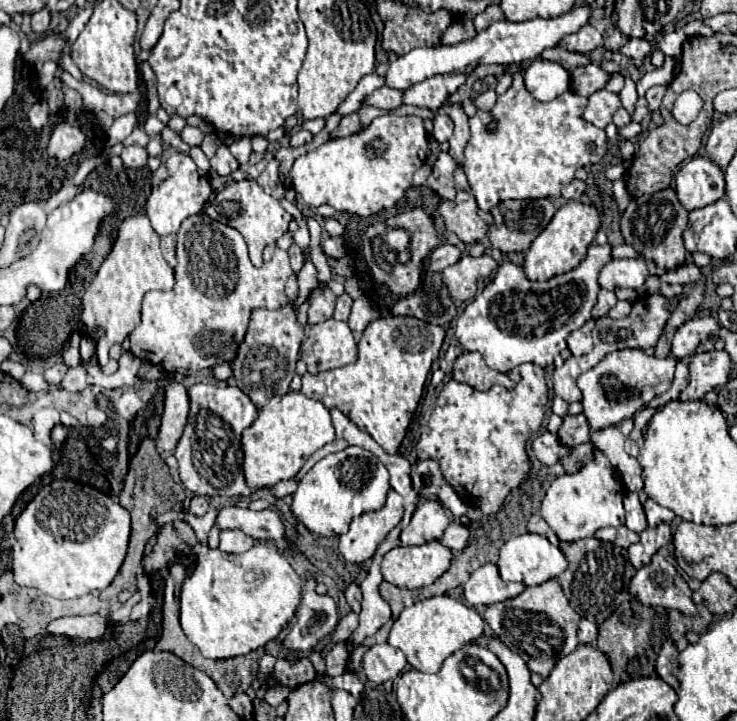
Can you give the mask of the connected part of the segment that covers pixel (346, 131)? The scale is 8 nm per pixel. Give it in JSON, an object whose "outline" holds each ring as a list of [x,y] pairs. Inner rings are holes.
{"outline":[[[350,113],[350,115],[342,117],[340,125],[330,133],[330,139],[340,139],[340,137],[348,137],[348,135],[358,133],[358,125],[360,125],[358,115],[356,113]]]}

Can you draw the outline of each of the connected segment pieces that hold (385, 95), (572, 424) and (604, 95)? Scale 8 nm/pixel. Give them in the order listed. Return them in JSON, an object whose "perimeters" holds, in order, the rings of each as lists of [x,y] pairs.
{"perimeters":[[[[380,87],[376,89],[374,93],[366,95],[364,99],[366,105],[372,105],[372,107],[380,107],[380,109],[396,109],[402,105],[402,91],[396,91],[392,87]]],[[[566,415],[564,423],[558,431],[558,437],[568,447],[590,441],[590,427],[588,427],[586,417],[584,415]]],[[[596,91],[594,95],[590,95],[588,107],[584,111],[584,119],[590,121],[592,125],[606,129],[606,125],[612,121],[612,115],[622,107],[620,103],[620,95],[612,93],[612,91]]]]}

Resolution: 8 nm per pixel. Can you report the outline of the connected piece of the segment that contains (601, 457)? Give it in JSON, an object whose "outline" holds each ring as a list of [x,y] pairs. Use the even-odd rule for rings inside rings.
{"outline":[[[596,451],[592,463],[584,465],[574,475],[558,477],[550,485],[540,507],[540,515],[552,527],[560,541],[578,541],[584,537],[592,537],[602,527],[620,527],[624,523],[624,495],[626,487],[610,465],[608,457],[602,451]]]}

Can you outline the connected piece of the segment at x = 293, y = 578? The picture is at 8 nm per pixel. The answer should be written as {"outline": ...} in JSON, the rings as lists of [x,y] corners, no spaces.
{"outline":[[[198,543],[191,553],[198,557],[198,563],[194,573],[188,575],[182,583],[180,623],[186,637],[200,649],[204,657],[228,659],[236,655],[246,655],[258,647],[264,647],[268,641],[276,639],[280,631],[286,629],[286,625],[294,619],[294,611],[302,595],[302,579],[276,547],[256,543],[250,551],[232,555]]]}

